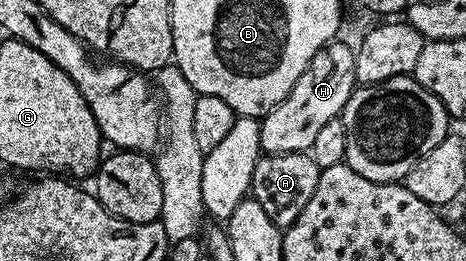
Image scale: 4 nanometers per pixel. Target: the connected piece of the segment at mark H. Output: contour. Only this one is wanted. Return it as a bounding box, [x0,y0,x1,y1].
[260,43,357,156]

